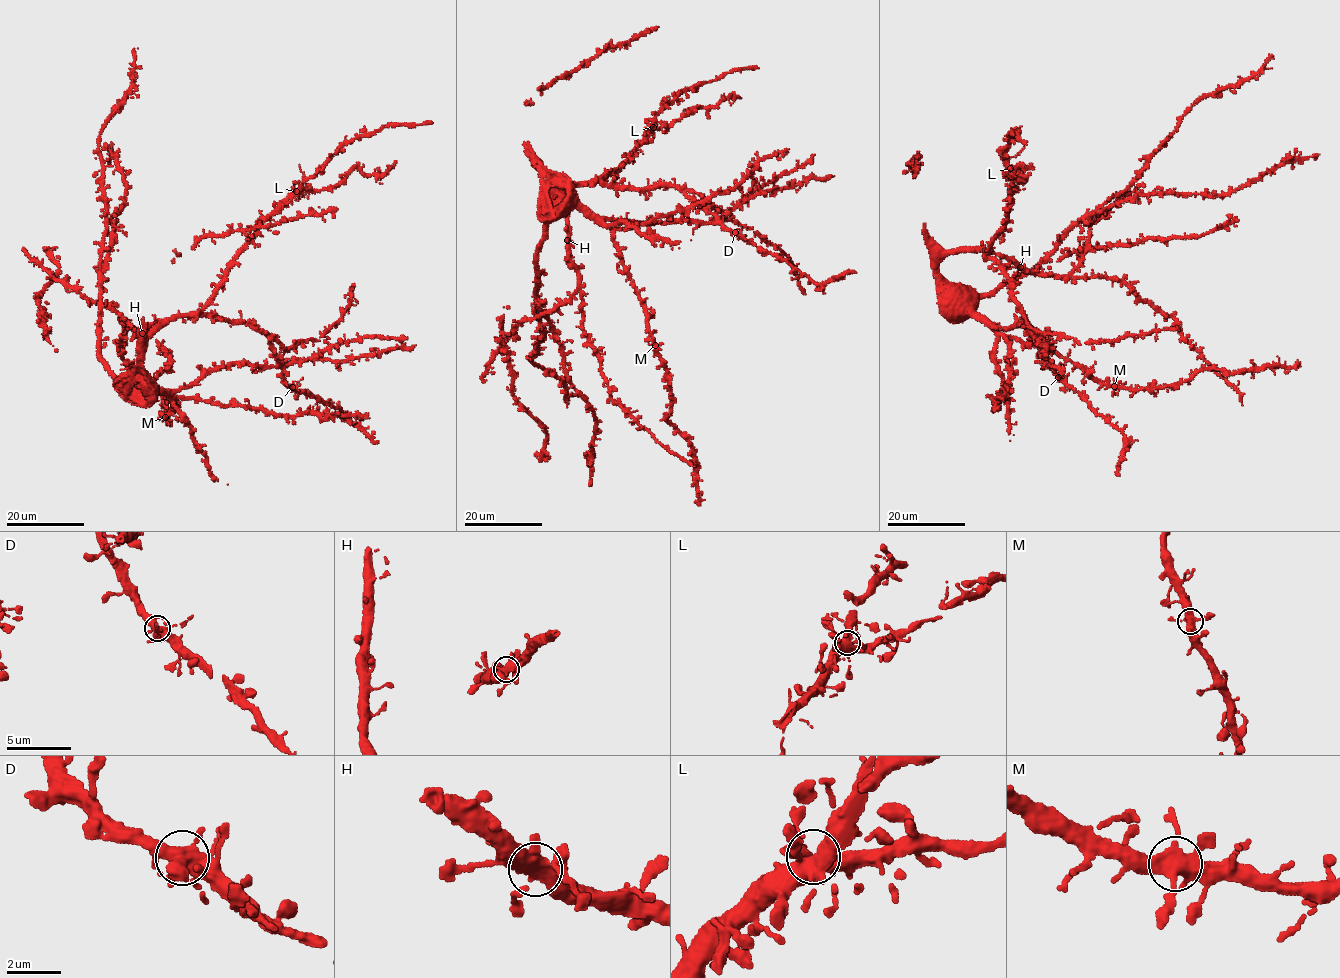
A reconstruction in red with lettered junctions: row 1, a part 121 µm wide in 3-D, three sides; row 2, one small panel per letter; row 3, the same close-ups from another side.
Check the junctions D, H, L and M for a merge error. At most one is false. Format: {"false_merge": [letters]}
{"false_merge": []}

